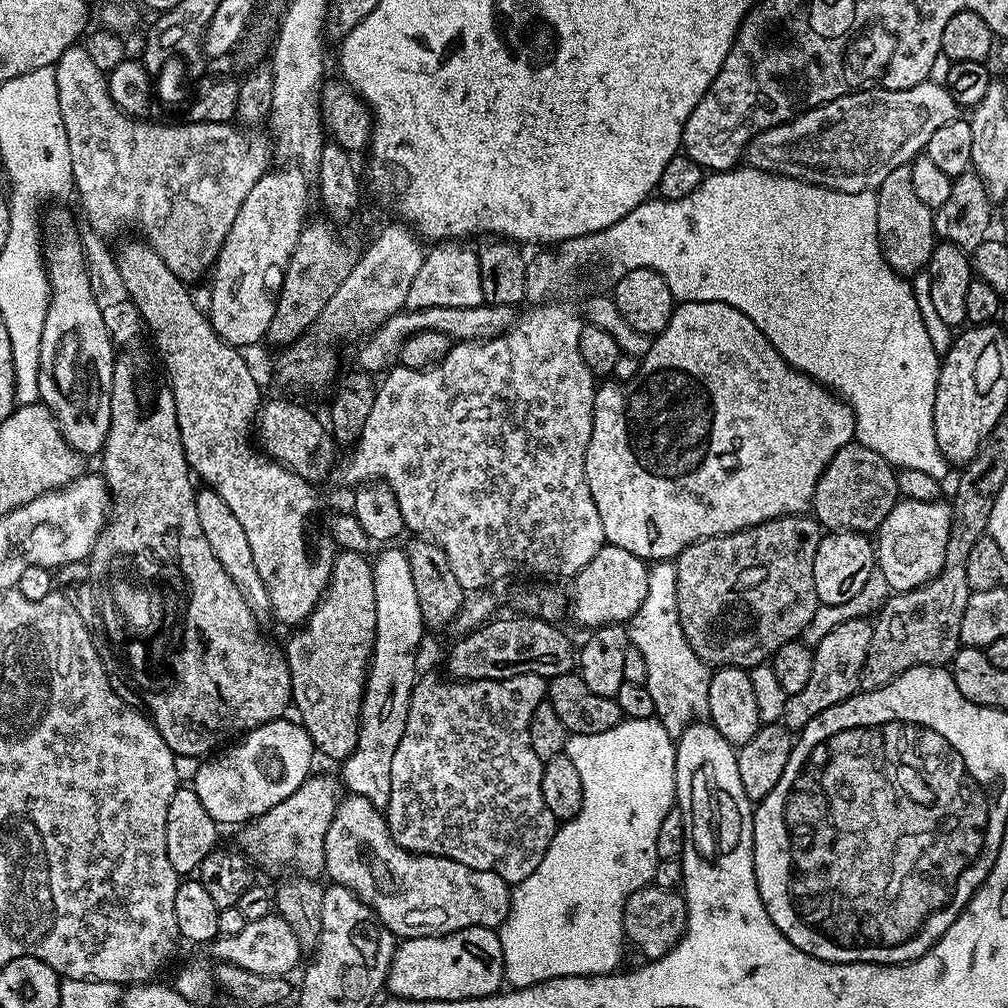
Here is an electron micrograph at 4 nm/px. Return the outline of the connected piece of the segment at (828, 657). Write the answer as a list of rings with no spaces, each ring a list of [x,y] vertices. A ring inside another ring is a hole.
[[[861,618],[834,626],[834,630],[830,630],[830,634],[822,638],[822,642],[814,645],[814,670],[810,670],[810,682],[806,682],[806,686],[802,686],[798,694],[788,697],[782,721],[784,727],[793,730],[804,728],[811,720],[818,718],[822,710],[830,710],[830,706],[856,695],[860,688],[860,672],[866,662],[871,637],[872,624]]]

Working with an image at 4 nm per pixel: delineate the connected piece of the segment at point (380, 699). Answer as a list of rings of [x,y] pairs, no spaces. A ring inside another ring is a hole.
[[[364,692],[360,707],[360,730],[354,752],[341,765],[341,781],[353,795],[366,797],[370,803],[385,809],[390,796],[390,769],[394,753],[405,733],[409,704],[394,704],[384,698],[384,692]]]

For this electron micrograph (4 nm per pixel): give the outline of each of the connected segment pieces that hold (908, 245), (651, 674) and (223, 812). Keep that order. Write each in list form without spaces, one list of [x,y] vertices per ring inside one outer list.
[[[906,163],[898,166],[898,170],[890,170],[890,174],[882,178],[879,188],[875,189],[880,251],[888,267],[905,278],[912,278],[915,272],[923,273],[927,269],[932,250],[938,243],[933,209],[927,208],[914,191],[911,169],[911,163]]]
[[[656,562],[649,567],[646,598],[626,624],[631,647],[642,650],[646,658],[646,682],[654,698],[655,719],[673,738],[678,738],[693,723],[696,711],[707,709],[713,669],[705,664],[686,642],[678,618],[678,574],[675,563]]]
[[[288,719],[271,720],[252,729],[251,732],[243,733],[242,738],[228,746],[233,746],[233,748],[225,747],[201,763],[205,764],[196,772],[194,787],[199,800],[202,801],[202,806],[206,806],[206,814],[210,814],[210,818],[214,818],[217,825],[236,824],[235,826],[243,826],[249,820],[255,820],[266,810],[278,806],[278,802],[290,798],[290,794],[294,794],[294,790],[298,790],[298,786],[302,786],[302,782],[308,779],[313,771],[314,749],[312,740],[308,737],[308,731],[305,730],[303,724],[295,719],[292,719],[293,721]]]

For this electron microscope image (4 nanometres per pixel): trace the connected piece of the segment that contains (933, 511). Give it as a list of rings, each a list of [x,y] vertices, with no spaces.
[[[897,499],[896,505],[886,515],[878,531],[880,544],[876,548],[878,570],[886,574],[886,582],[893,593],[909,592],[930,583],[944,568],[946,542],[950,542],[952,529],[951,503]]]

